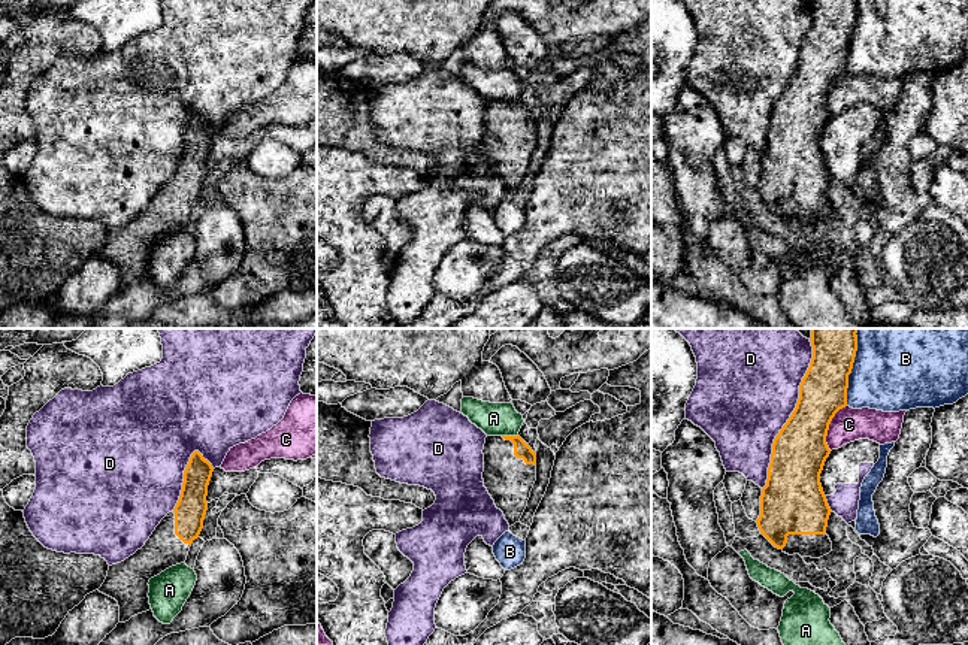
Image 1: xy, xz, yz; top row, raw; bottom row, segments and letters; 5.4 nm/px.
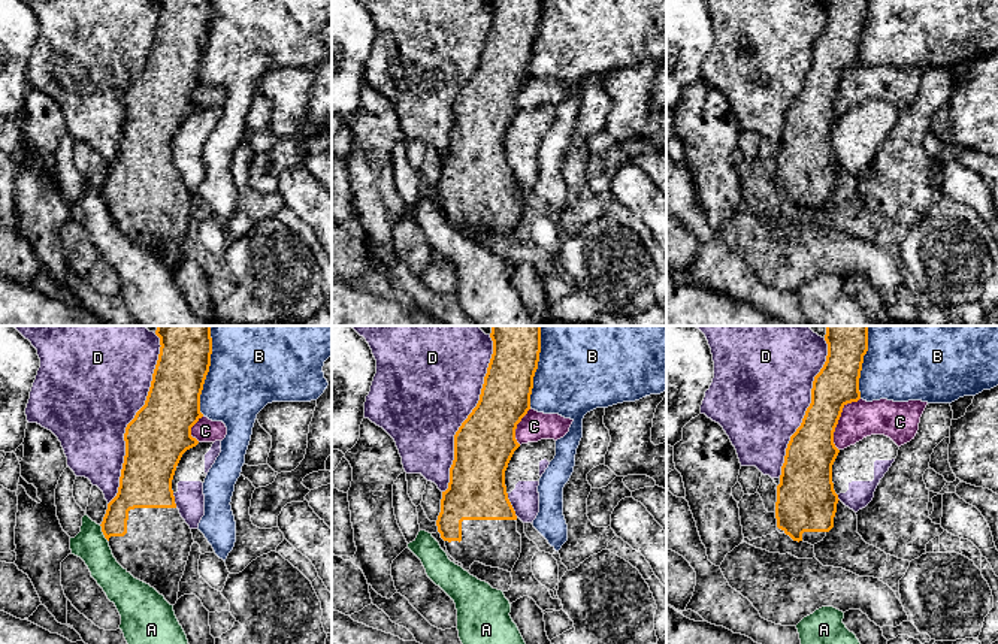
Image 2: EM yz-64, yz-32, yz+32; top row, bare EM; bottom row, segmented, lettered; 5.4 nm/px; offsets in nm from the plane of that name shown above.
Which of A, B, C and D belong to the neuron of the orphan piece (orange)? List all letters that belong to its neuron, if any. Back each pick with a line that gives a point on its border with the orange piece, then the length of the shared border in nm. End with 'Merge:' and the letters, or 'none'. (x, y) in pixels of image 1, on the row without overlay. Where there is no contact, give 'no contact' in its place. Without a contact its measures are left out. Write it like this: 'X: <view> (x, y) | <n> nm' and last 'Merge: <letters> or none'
Merge: none

